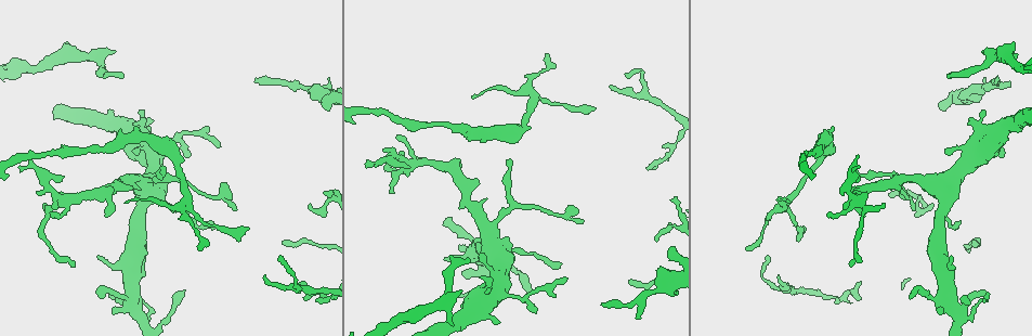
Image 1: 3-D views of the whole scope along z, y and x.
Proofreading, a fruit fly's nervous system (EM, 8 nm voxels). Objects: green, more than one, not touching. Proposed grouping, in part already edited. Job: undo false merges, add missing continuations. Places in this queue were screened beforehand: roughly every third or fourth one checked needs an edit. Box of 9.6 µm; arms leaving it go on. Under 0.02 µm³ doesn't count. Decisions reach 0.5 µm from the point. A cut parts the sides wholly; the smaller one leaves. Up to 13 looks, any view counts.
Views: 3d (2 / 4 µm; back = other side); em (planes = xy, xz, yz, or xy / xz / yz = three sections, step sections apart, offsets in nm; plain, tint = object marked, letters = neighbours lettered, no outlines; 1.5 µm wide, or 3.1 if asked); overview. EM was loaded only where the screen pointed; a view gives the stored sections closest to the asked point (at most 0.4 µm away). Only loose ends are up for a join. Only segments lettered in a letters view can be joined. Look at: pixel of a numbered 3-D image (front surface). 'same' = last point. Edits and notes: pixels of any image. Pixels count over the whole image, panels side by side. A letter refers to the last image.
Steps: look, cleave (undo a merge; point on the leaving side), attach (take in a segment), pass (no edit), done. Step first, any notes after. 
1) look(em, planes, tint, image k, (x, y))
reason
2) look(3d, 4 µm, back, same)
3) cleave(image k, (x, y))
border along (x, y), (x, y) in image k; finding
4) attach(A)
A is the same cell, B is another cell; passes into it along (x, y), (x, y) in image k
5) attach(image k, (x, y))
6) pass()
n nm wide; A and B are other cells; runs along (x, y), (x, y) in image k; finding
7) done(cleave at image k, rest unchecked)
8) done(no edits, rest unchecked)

look(em, xy, step 4, letters, image 1, (460, 289))
branch stops here

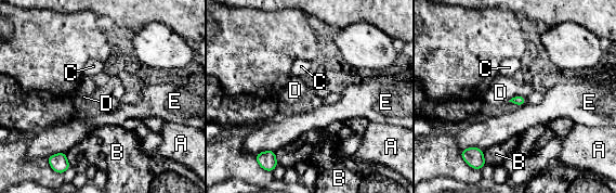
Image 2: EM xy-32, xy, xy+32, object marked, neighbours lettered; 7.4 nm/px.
look(em, xz, step 4, letters, same)
another direction

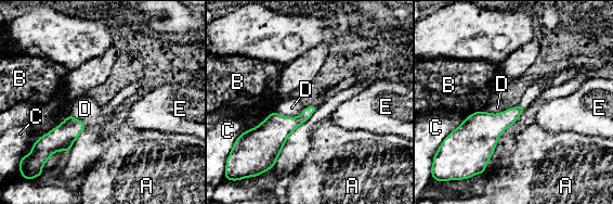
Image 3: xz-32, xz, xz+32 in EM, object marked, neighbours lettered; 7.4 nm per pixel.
pass()
A, B, C, D and E are other cells; border along (304, 107), (298, 116), (276, 111) in image 3; no lettered segment goes on from it

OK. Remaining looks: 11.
look(3d, 2 µm, image 1, (947, 151))
branch stops here

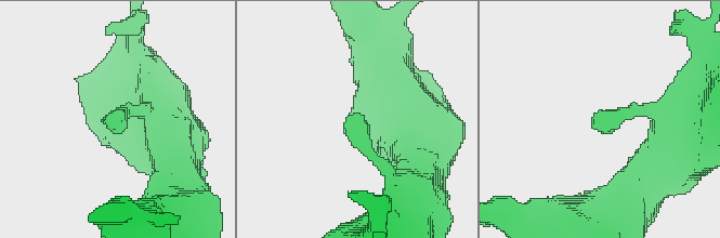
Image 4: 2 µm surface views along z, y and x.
look(em, xy, step 4, letters, image 4, (592, 120))

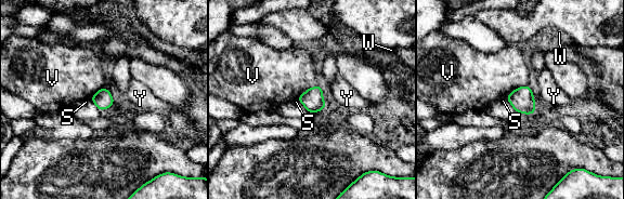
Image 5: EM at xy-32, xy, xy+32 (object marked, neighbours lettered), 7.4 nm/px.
pass()
V touches over 200 nm; S, V, W and Y are other cells; border along (319, 84), (310, 87), (297, 98) in image 5; no lettered segment goes on from it

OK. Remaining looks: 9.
look(em, yz, step 8, tint, image 1, (218, 198))

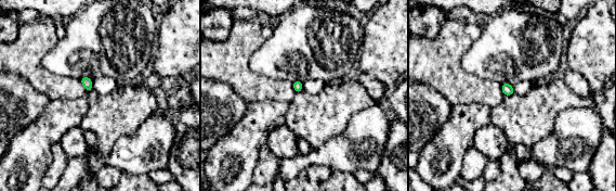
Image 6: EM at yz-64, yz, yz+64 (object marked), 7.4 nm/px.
look(em, xz, step 4, letters, same)
cut it another way

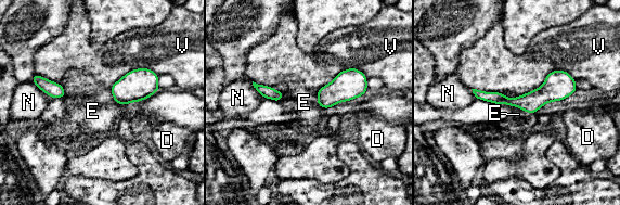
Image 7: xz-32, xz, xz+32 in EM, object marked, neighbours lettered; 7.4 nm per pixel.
pass()
60 nm wide; D, E, N and V are other cells; border along (575, 79), (552, 71), (519, 95) in image 7; all the same cell

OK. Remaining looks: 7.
look(em, xy, step 4, tint, image 1, (512, 160))
free end

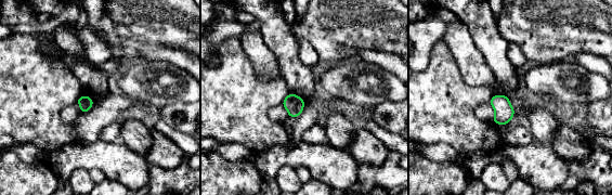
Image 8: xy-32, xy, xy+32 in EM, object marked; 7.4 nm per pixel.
look(em, planes, letters, same)

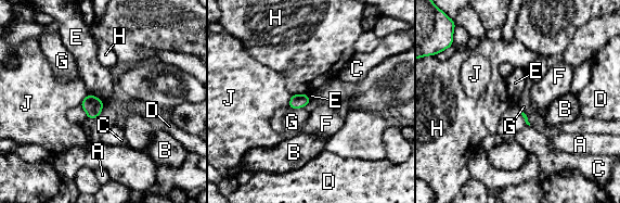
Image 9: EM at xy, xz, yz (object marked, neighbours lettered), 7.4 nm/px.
pass()
A, B, C, D, E, F, G, H and J are other cells; border along (89, 93), (102, 100) in image 9; none of them fits

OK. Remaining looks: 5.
look(em, planes, letters, image 1, (601, 302))
an open end

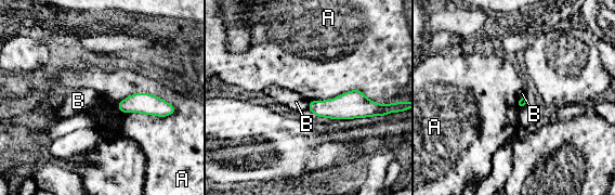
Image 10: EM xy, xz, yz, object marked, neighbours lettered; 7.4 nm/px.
pass()
A and B are other cells; border along (116, 106), (159, 116), (175, 111) in image 10; no lettered segment goes on from it

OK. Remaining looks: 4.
done(no edits, rest unchecked)

